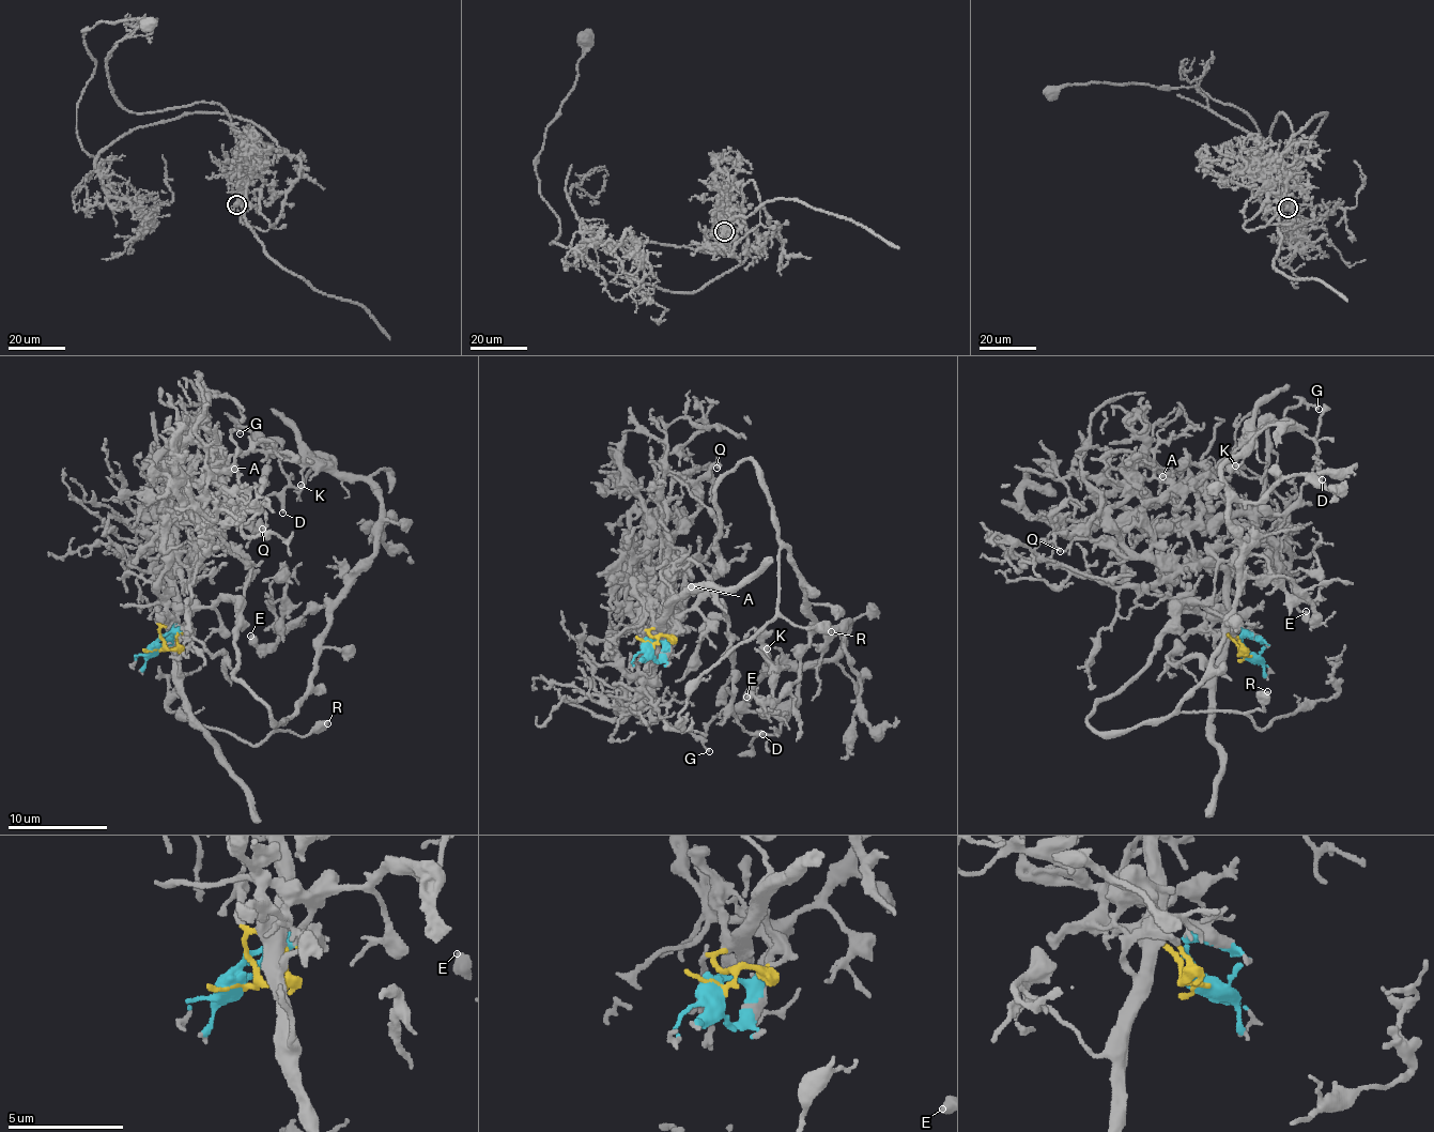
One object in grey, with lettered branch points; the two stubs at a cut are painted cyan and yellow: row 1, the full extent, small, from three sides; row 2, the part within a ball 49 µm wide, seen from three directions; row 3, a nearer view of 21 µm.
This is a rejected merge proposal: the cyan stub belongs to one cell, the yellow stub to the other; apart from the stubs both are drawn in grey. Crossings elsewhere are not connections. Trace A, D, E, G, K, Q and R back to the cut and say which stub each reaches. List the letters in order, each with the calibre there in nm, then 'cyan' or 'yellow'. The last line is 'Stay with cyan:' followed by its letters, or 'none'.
A: calibre 320 nm; yellow
D: calibre 280 nm; cyan
E: calibre 500 nm; cyan
G: calibre 180 nm; cyan
K: calibre 180 nm; cyan
Q: calibre 160 nm; yellow
R: calibre 600 nm; cyan
Stay with cyan: D, E, G, K, R

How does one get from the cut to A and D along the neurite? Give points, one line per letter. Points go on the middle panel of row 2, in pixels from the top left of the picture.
A: (651, 643), (648, 632), (664, 631), (692, 585)
D: (651, 643), (718, 570), (715, 485), (742, 460), (759, 468), (813, 625), (848, 622), (762, 734)

